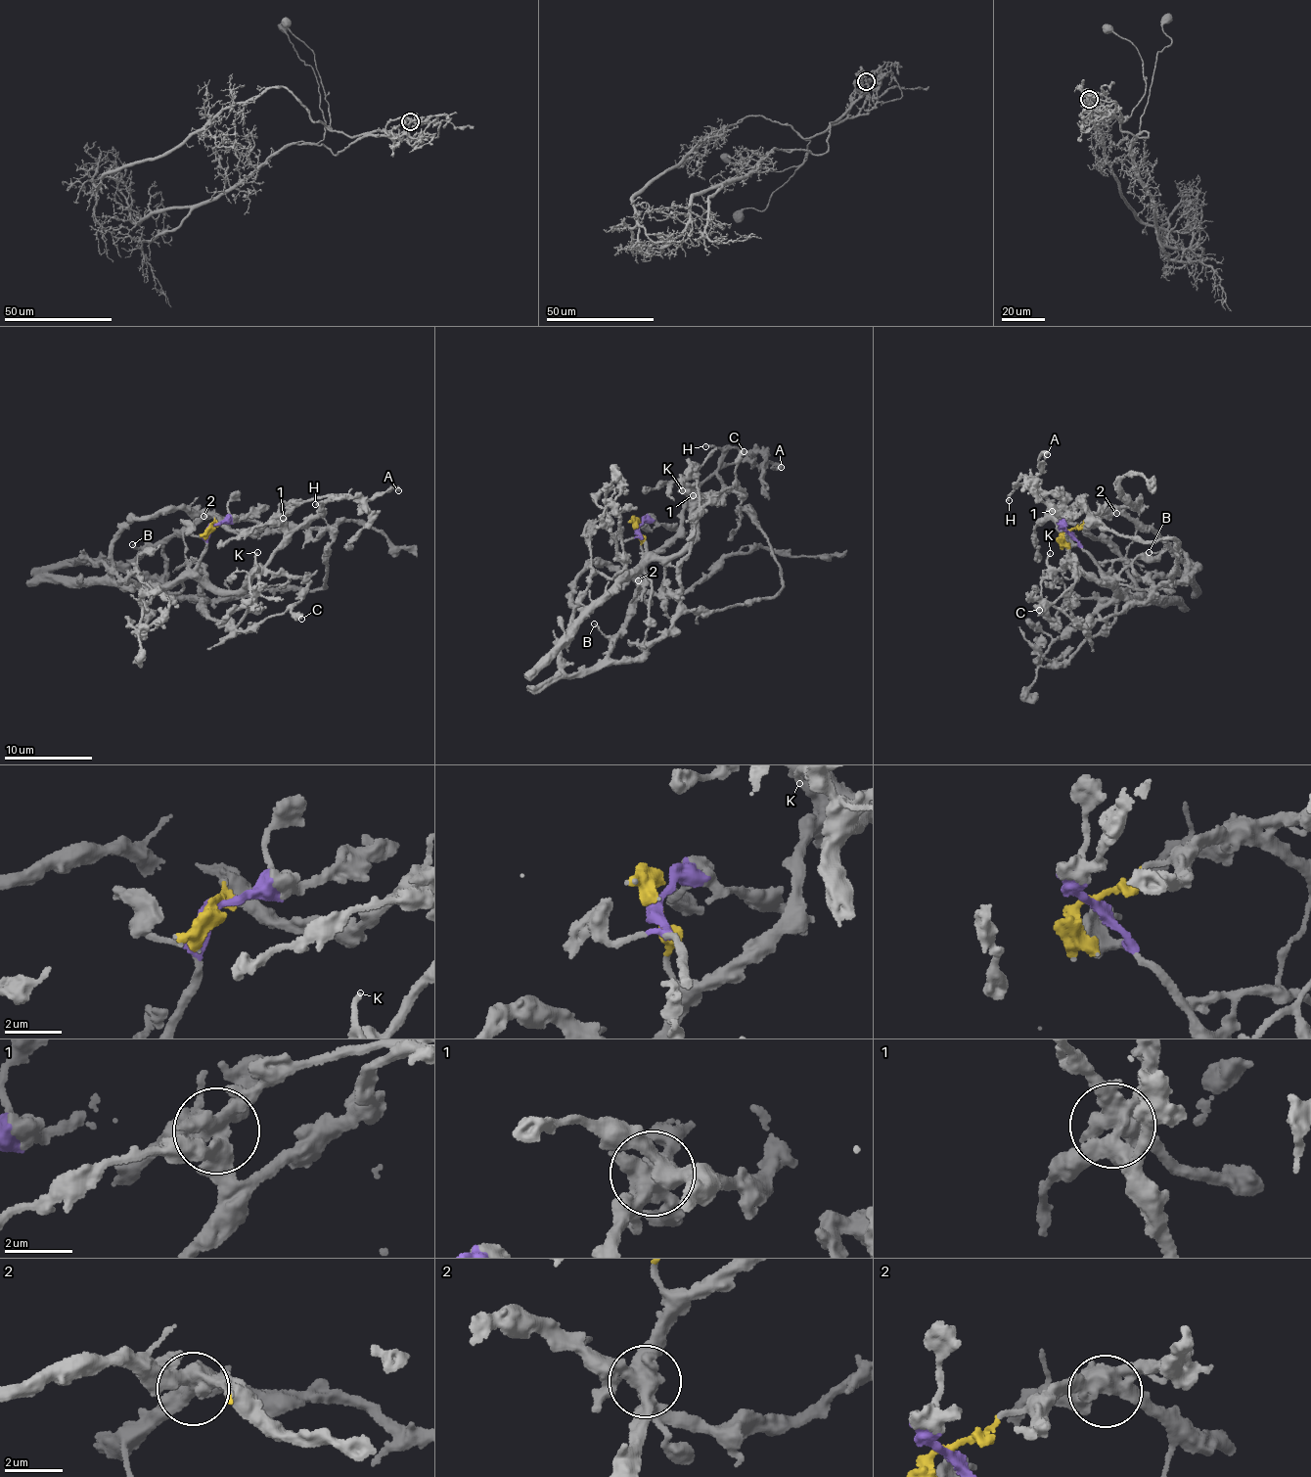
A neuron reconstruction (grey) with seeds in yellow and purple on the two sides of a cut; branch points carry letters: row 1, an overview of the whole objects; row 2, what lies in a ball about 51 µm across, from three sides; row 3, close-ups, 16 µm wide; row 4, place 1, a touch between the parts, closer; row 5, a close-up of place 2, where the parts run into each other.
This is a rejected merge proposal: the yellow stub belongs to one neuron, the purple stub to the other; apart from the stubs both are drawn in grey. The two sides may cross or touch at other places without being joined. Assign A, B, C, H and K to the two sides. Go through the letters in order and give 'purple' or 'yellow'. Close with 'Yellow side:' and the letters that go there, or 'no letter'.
A: yellow
B: yellow
C: purple
H: purple
K: purple
Yellow side: A, B

